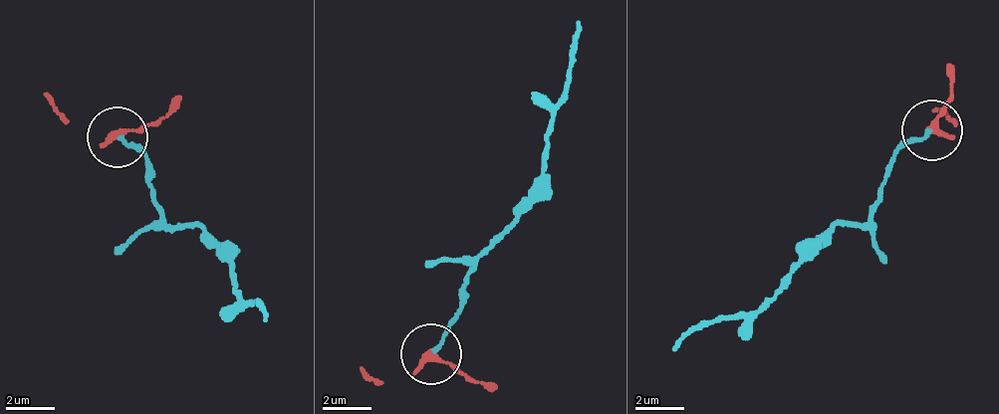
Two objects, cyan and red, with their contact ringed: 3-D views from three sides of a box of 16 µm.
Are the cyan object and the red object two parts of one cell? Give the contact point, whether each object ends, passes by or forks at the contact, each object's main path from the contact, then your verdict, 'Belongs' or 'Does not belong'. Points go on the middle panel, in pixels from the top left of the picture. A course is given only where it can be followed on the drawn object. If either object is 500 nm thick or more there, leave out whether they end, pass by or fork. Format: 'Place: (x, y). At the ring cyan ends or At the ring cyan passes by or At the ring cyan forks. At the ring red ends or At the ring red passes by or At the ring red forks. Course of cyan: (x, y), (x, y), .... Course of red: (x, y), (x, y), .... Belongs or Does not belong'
Place: (431, 353). At the ring cyan ends. At the ring red ends. Course of cyan: (432, 355), (461, 309), (471, 270), (518, 211), (541, 174), (545, 125), (569, 66), (580, 20). Course of red: (432, 355), (414, 373), (378, 381), (362, 364). Belongs

